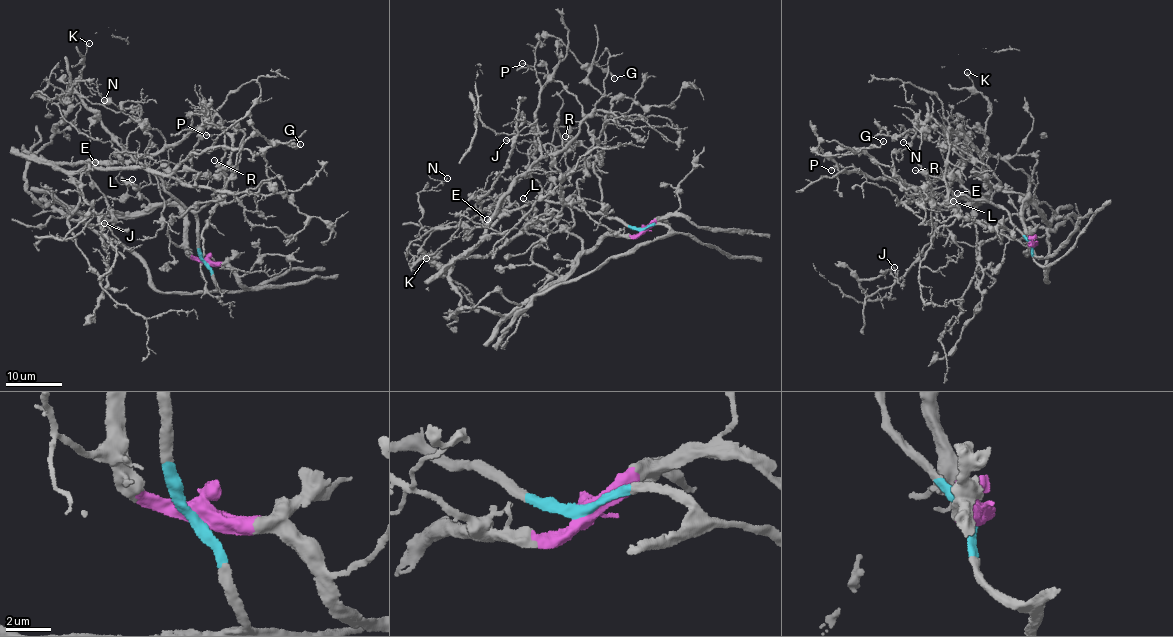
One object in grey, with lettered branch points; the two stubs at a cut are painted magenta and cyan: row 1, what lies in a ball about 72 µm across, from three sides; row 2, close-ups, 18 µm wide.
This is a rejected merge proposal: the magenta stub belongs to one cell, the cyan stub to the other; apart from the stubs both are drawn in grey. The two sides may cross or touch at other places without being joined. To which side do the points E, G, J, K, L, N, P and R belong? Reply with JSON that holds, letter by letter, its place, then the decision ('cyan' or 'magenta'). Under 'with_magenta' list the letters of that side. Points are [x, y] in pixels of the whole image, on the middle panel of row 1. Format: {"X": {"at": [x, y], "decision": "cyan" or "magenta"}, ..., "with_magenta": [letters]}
{"E": {"at": [487, 219], "decision": "magenta"}, "G": {"at": [614, 78], "decision": "cyan"}, "J": {"at": [506, 140], "decision": "magenta"}, "K": {"at": [426, 258], "decision": "magenta"}, "L": {"at": [523, 198], "decision": "magenta"}, "N": {"at": [447, 178], "decision": "cyan"}, "P": {"at": [522, 63], "decision": "magenta"}, "R": {"at": [565, 136], "decision": "cyan"}, "with_magenta": ["E", "J", "K", "L", "P"]}

